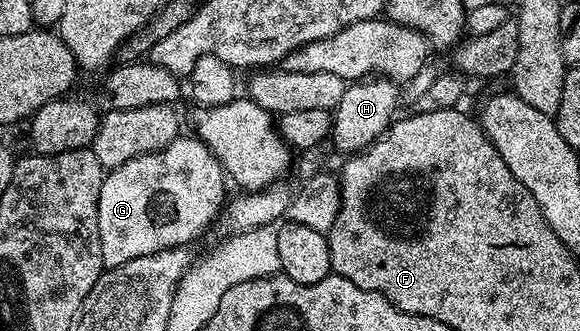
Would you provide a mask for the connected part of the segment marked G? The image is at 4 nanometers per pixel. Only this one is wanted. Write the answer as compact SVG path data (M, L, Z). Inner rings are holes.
M179 136L174 142L167 144L167 148L156 150L143 156L137 156L135 160L127 160L127 164L108 171L103 180L103 188L99 188L99 240L103 248L105 266L109 268L122 266L131 260L135 260L139 256L151 256L164 250L176 250L178 248L188 247L190 245L188 242L195 241L216 218L218 221L219 215L223 210L223 203L227 198L227 193L225 194L225 182L227 183L227 175L225 171L221 169L221 161L218 160L214 154L205 147L205 143L196 136L190 136L190 138Z

